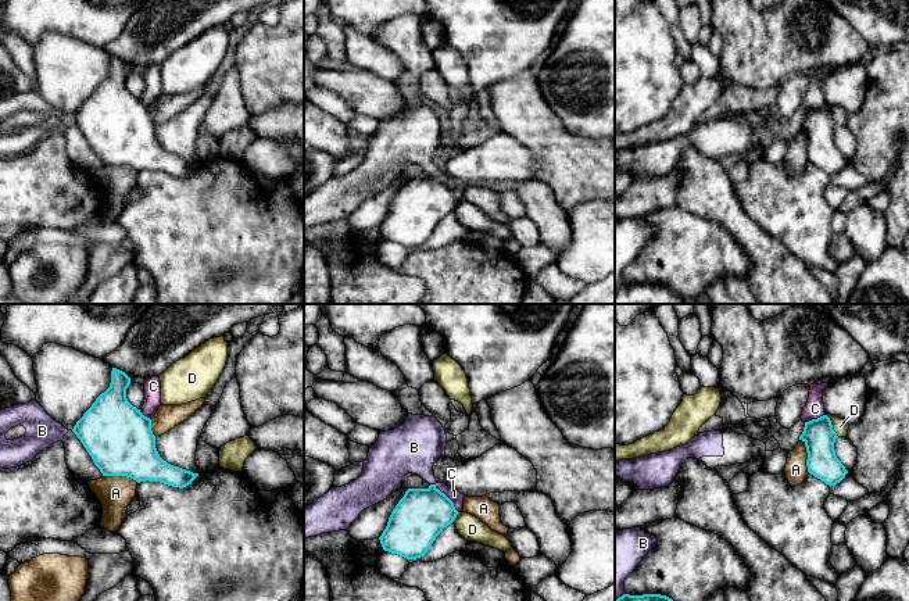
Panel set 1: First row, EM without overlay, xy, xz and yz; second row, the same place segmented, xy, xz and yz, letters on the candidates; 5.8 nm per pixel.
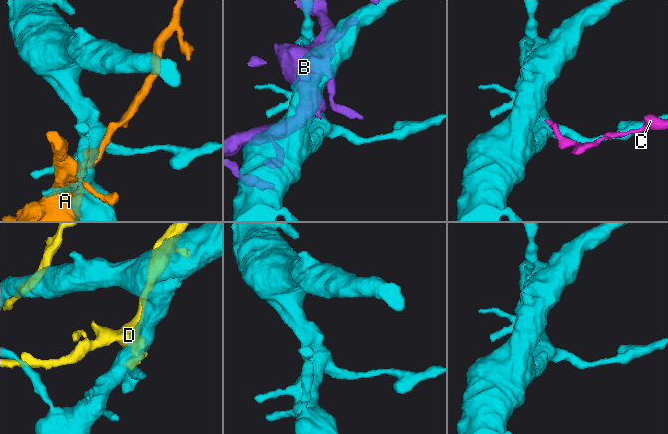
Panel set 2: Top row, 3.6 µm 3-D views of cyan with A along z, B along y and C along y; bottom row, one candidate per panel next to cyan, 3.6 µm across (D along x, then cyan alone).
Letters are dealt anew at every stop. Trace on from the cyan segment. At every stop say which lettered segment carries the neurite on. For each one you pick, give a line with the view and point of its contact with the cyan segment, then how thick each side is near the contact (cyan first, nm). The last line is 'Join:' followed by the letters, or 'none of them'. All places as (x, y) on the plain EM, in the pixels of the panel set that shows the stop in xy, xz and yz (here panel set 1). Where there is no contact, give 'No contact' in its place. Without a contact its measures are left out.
Join: none of them

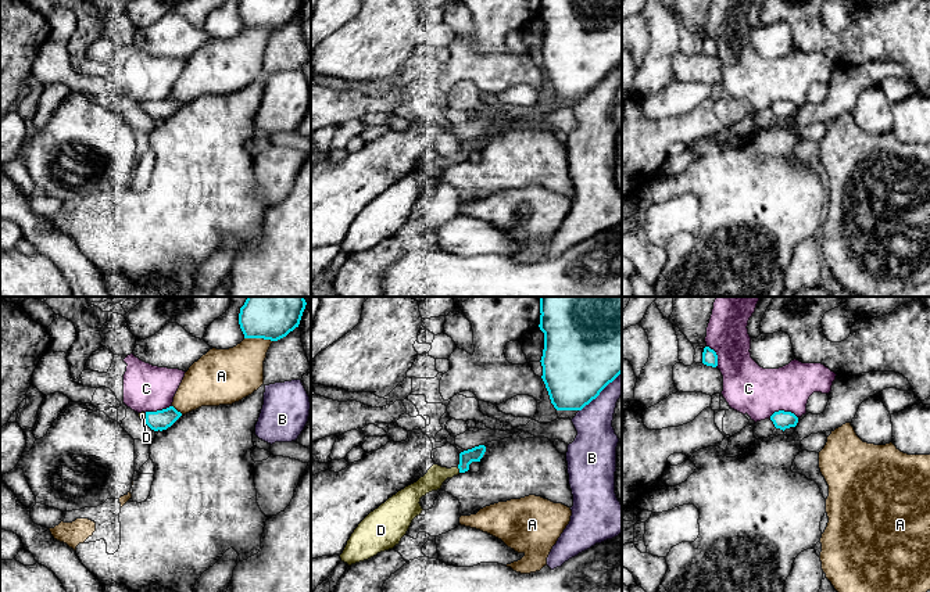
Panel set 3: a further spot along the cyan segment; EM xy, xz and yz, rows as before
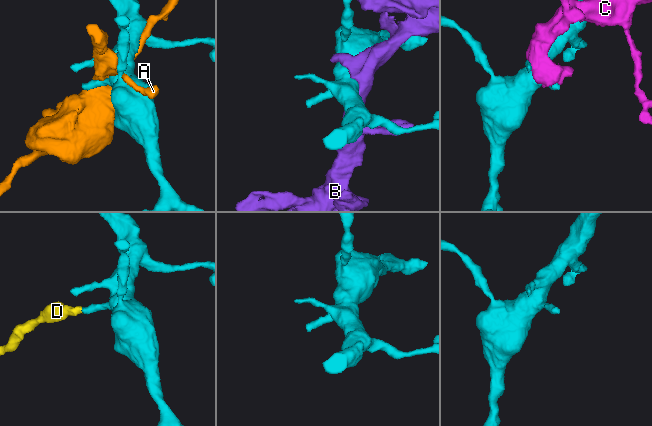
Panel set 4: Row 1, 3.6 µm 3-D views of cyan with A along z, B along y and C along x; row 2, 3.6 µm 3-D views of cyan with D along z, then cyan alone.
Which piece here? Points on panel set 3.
D: Touches cyan at xz (458, 157). Thickness 80 nm (cyan) against 120 nm
Join: D

